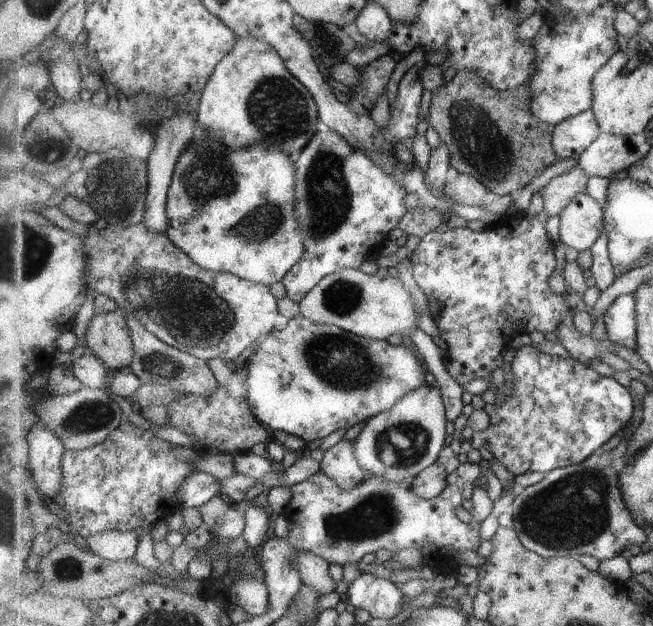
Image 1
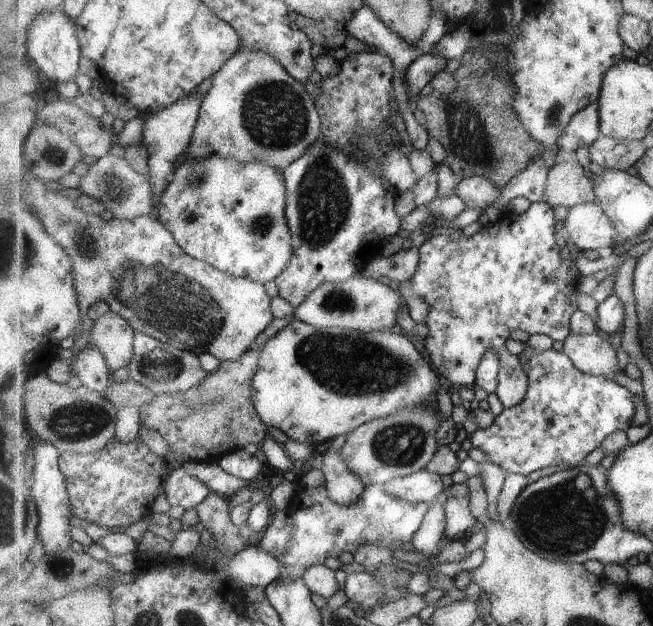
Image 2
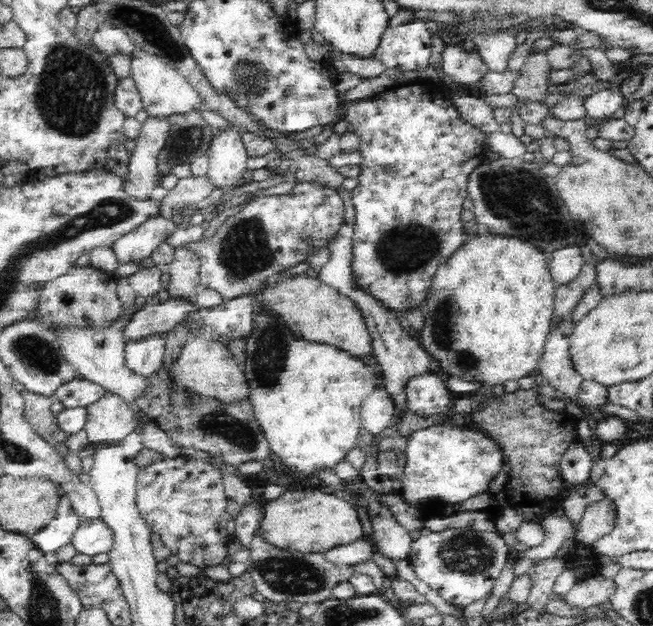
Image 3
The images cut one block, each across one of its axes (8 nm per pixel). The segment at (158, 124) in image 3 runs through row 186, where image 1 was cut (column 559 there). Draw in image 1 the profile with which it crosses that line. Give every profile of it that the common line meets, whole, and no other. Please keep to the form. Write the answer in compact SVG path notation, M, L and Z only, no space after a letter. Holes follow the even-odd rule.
M592 108L572 116L555 127L552 142L555 152L563 158L579 162L583 152L595 142L601 131Z

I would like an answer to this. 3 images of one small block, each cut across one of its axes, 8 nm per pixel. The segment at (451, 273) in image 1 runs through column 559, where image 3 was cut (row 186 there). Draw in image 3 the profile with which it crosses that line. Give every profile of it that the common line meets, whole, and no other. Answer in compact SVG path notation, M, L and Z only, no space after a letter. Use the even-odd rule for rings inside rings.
M296 182L295 186L288 194L280 196L256 196L254 193L249 194L247 198L248 200L246 199L244 206L240 208L240 212L236 212L234 216L230 216L209 239L202 238L200 241L191 241L184 244L200 257L201 270L199 273L199 284L201 288L215 290L218 294L221 294L224 299L233 299L254 292L256 288L260 287L260 284L266 283L268 279L273 278L277 273L286 270L286 268L292 268L292 266L296 266L296 264L300 264L300 262L307 262L313 255L313 250L326 247L337 233L340 226L344 223L344 202L340 199L340 195L338 195L336 189L328 188L319 182Z

